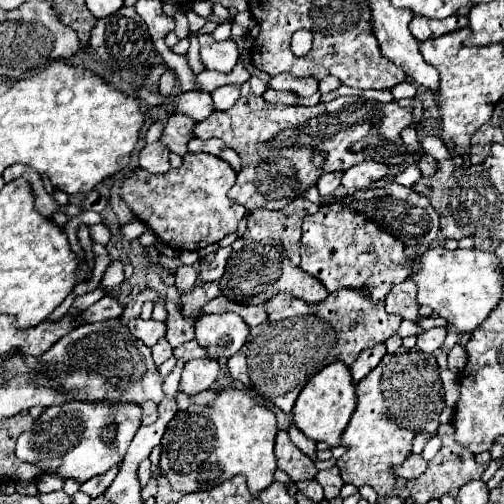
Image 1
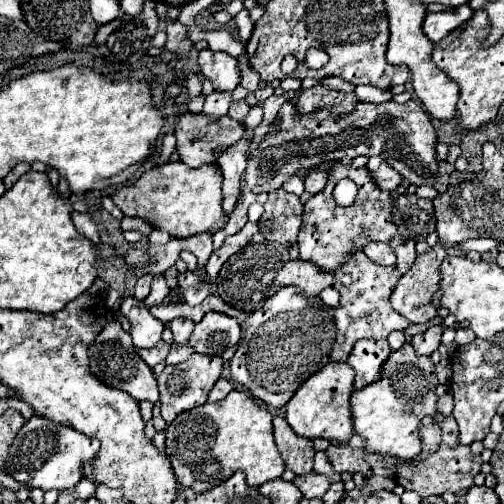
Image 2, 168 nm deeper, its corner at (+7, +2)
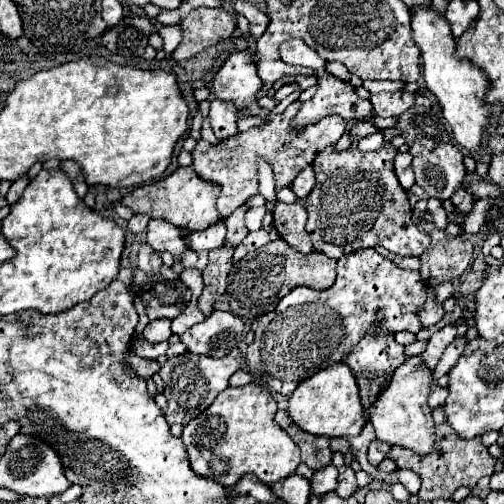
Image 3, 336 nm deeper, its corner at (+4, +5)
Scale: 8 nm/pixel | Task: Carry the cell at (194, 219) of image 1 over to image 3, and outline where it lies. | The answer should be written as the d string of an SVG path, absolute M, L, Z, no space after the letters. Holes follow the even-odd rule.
M177 167L165 179L159 179L159 181L153 181L149 185L133 189L131 193L127 193L121 199L121 203L127 205L133 213L143 213L143 215L149 215L153 219L161 217L179 229L197 231L197 229L207 229L221 219L217 209L215 209L217 197L219 197L219 185L211 185L209 181L203 181L193 171L193 167Z

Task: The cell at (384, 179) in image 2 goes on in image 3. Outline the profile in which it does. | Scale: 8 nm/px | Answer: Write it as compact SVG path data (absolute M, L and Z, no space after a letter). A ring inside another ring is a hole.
M397 153L397 157L395 157L395 175L397 175L397 179L399 179L399 183L405 191L415 183L409 153Z

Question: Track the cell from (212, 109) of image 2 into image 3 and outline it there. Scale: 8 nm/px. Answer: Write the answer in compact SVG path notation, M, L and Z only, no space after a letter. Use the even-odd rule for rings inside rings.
M211 101L209 121L217 139L225 139L237 133L237 109L229 101Z

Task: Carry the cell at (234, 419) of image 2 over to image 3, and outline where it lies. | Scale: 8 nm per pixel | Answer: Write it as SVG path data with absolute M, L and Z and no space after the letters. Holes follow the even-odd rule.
M257 383L229 387L219 393L205 413L183 427L181 439L187 449L191 469L225 487L233 487L245 473L257 475L257 479L267 485L291 475L301 463L299 447L287 433L283 433L283 429L279 429L279 425L275 425L275 411L277 401Z

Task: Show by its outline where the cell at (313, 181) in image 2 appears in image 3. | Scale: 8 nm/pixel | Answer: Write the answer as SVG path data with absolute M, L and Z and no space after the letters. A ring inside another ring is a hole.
M309 165L307 169L303 169L303 171L295 177L295 181L291 183L291 189L295 191L295 195L297 195L299 199L305 199L305 197L311 193L313 185L315 185L315 173L313 173L313 169L311 169L311 165Z

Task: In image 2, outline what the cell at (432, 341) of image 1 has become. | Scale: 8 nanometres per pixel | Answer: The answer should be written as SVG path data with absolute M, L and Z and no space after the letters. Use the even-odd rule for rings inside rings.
M432 326L424 334L416 334L412 338L412 348L416 350L416 354L418 356L430 356L432 352L436 352L440 346L442 332L444 332L442 326Z

